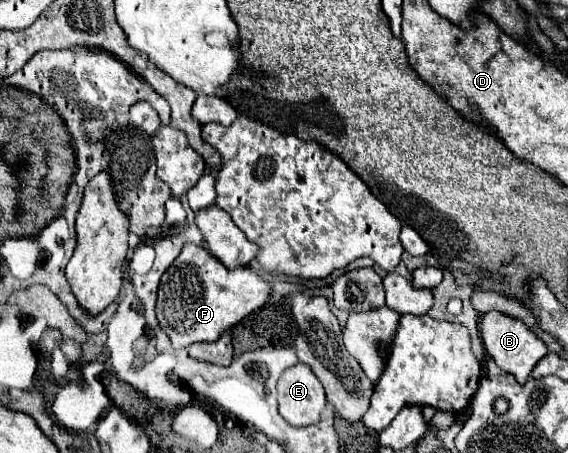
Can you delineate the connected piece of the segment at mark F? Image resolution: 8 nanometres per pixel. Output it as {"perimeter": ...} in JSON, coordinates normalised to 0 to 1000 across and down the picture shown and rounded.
{"perimeter":[[[331,536],[306,585],[299,585],[299,594],[285,607],[275,695],[282,726],[299,744],[306,770],[320,770],[349,753],[373,757],[447,682],[458,682],[475,656],[475,642],[475,625],[440,589],[405,598],[384,572],[370,567],[359,545]]]}

